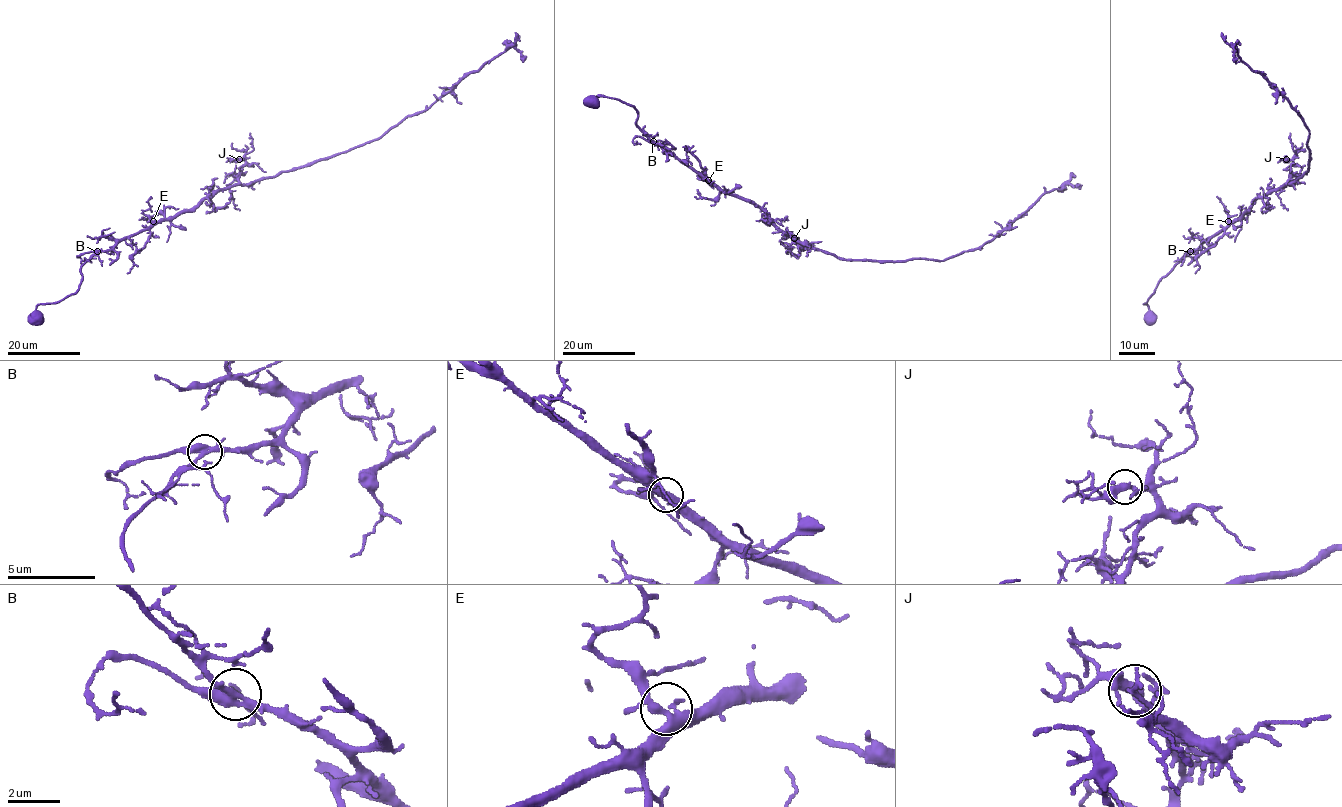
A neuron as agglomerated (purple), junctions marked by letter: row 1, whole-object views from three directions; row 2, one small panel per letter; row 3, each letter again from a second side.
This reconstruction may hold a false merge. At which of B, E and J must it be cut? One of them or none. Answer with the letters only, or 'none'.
none

